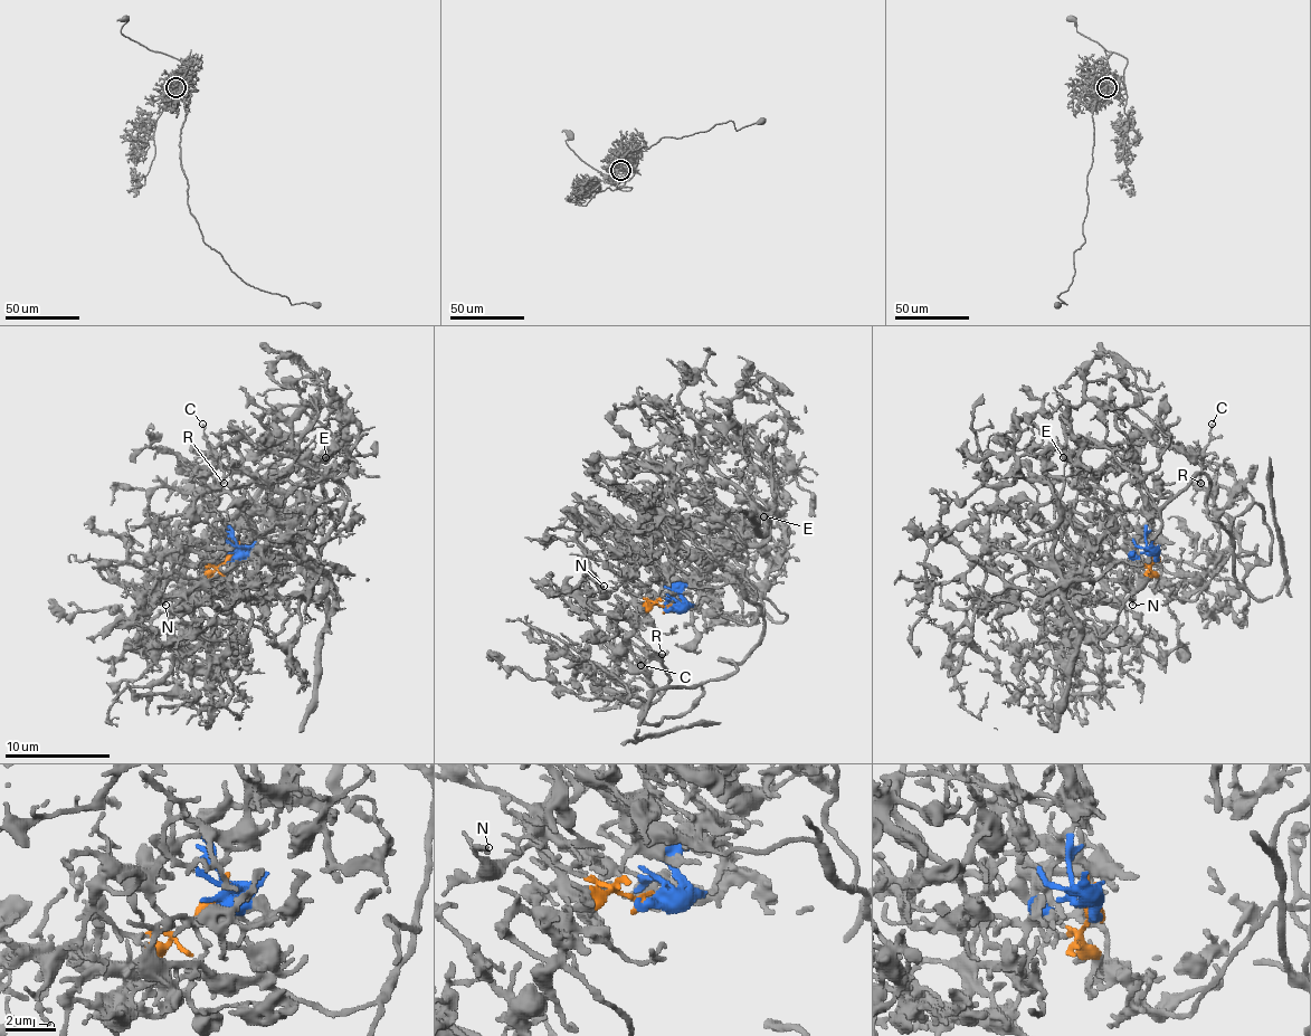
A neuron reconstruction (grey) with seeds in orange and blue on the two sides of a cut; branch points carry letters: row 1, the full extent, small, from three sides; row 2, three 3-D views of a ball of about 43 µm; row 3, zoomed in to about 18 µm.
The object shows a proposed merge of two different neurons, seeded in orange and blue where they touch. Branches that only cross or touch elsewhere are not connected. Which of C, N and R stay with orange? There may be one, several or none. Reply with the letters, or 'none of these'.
N

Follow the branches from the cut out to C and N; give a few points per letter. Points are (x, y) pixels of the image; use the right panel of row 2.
C: (1153, 552), (1149, 492), (1202, 474), (1272, 558), (1214, 505), (1212, 424)
N: (1157, 552), (1149, 566), (1141, 566), (1133, 558), (1138, 581), (1133, 591), (1133, 605)

